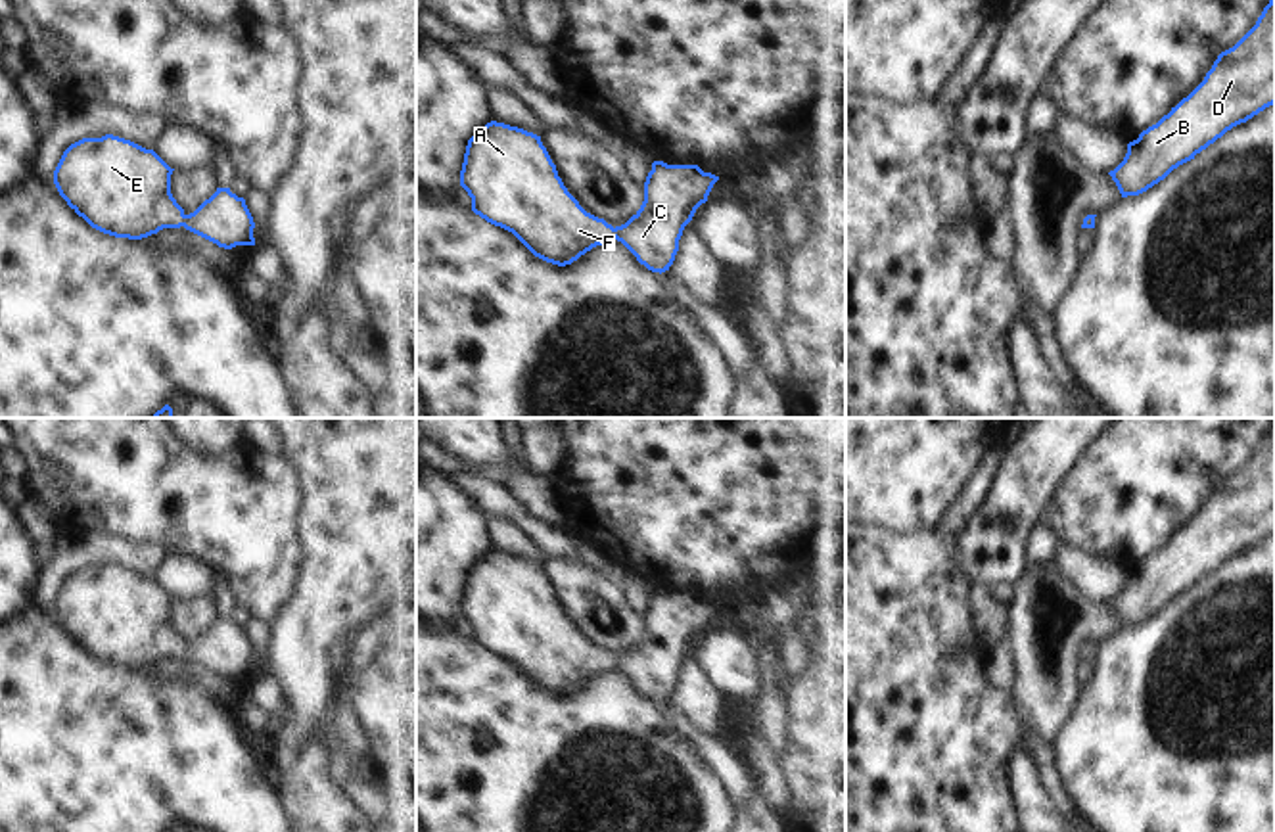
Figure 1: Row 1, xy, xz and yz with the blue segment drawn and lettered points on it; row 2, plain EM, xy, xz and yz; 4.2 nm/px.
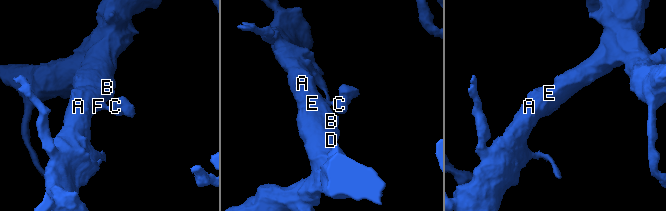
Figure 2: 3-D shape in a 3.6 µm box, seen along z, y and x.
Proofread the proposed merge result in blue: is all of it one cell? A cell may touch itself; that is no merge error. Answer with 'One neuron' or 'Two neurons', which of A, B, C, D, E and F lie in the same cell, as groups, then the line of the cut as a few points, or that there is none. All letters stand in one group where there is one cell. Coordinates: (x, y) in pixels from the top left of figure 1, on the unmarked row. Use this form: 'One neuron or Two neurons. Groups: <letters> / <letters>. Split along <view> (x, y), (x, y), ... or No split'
One neuron. Groups: A B C D E F. No split.

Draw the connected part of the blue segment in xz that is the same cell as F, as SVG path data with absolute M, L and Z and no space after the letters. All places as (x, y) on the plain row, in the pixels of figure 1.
M491 550L468 569L460 600L460 615L472 627L472 640L487 652L512 661L535 686L566 696L610 669L621 671L640 694L652 702L665 702L675 690L679 669L696 638L719 606L698 594L667 594L654 590L644 612L640 638L621 656L587 642L558 606L541 566L518 556Z

